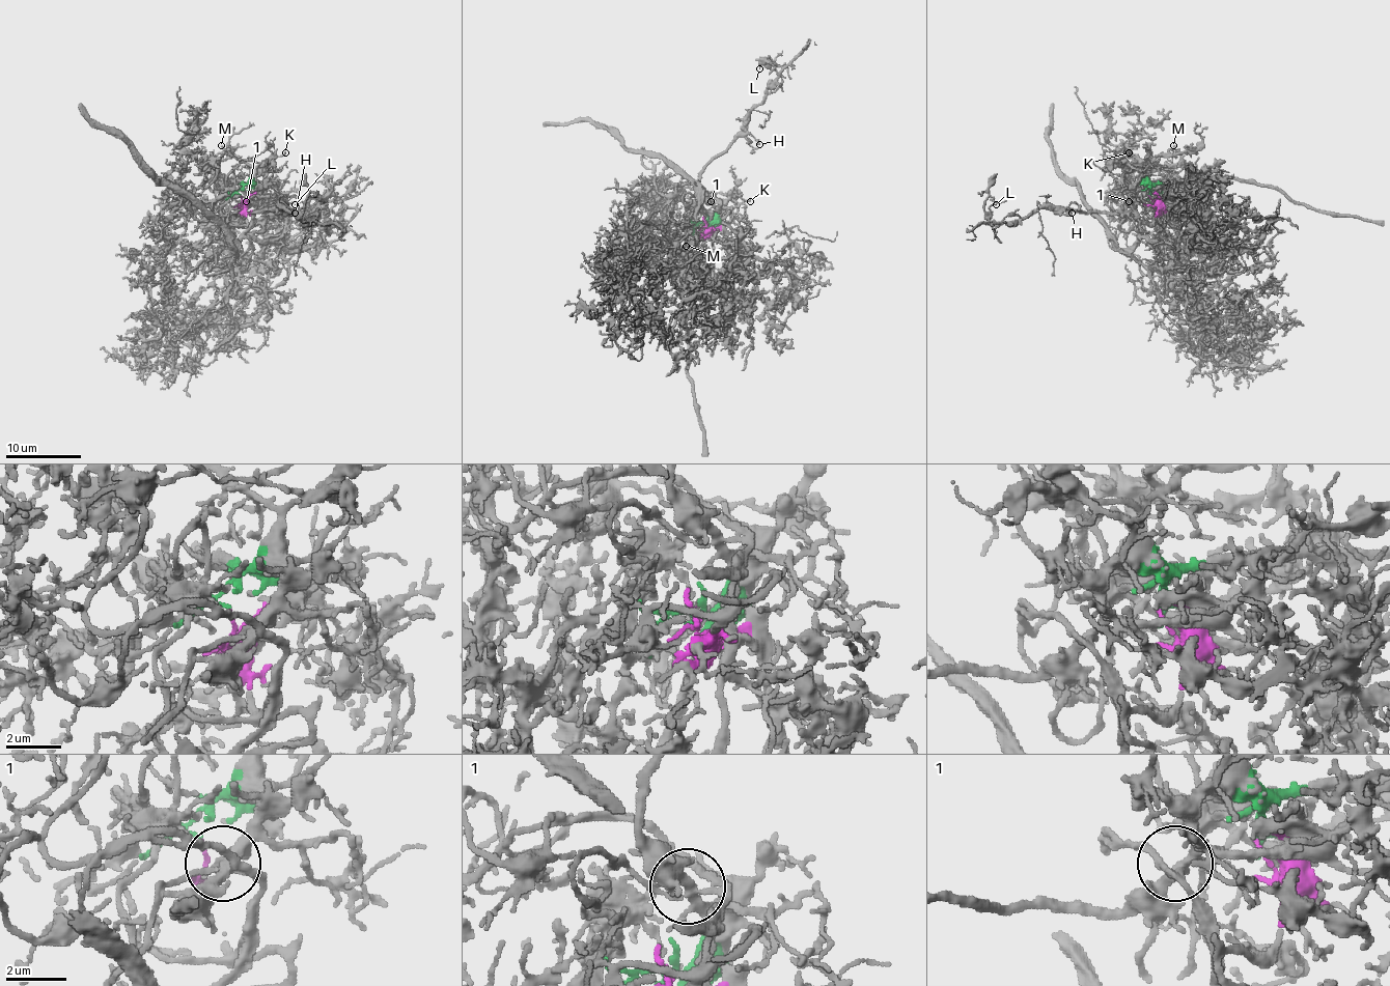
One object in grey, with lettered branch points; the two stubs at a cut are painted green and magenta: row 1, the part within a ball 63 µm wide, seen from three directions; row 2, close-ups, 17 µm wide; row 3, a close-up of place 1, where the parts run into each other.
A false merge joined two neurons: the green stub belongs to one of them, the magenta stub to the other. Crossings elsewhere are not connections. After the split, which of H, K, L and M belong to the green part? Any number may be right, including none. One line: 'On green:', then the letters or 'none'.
On green: H, K, L, M

